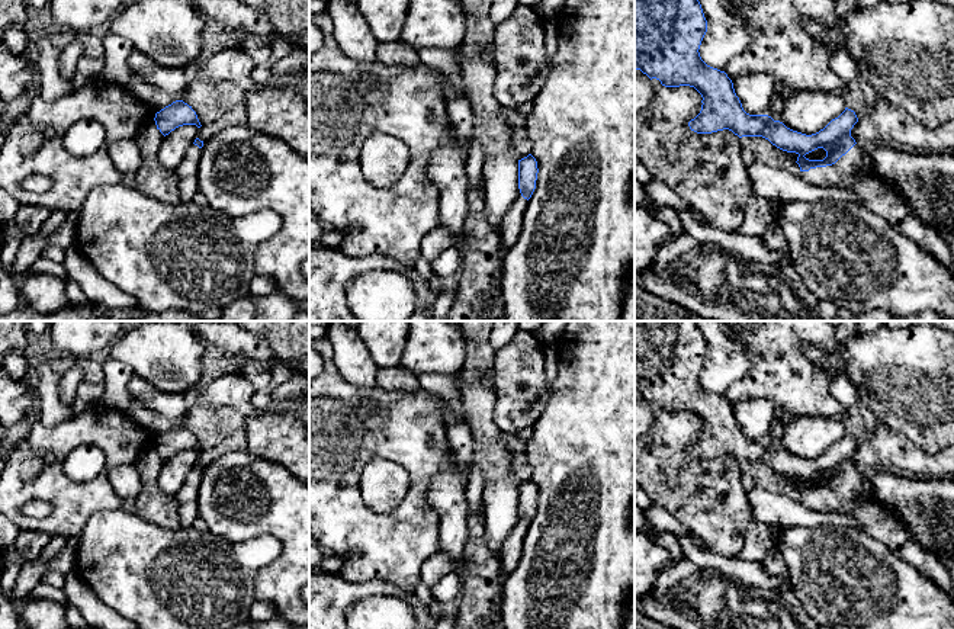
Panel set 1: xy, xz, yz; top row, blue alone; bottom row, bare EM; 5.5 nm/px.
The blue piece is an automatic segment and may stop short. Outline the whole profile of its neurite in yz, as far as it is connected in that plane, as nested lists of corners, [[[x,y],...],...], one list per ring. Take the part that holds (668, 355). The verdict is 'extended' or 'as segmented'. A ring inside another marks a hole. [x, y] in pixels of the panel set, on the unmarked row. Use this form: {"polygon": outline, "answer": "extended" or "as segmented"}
{"polygon": [[[635,321],[635,394],[651,405],[659,405],[665,413],[690,411],[701,420],[701,436],[688,447],[691,456],[712,459],[729,455],[739,463],[762,462],[783,476],[796,478],[802,506],[823,514],[845,511],[858,523],[863,532],[889,546],[899,558],[934,581],[954,601],[951,574],[938,555],[924,551],[884,504],[871,500],[871,488],[864,481],[861,471],[851,462],[851,455],[858,447],[854,436],[845,433],[838,443],[812,460],[793,456],[768,440],[746,439],[727,399],[701,385],[698,375],[706,357],[707,346],[696,321]],[[818,474],[826,476],[823,485],[804,482]]], "answer": "extended"}

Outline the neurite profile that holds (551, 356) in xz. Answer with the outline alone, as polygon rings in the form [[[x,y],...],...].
[[[545,344],[543,359],[545,359],[545,376],[546,376],[547,386],[550,389],[559,373],[559,354],[556,349],[553,349],[550,344]]]

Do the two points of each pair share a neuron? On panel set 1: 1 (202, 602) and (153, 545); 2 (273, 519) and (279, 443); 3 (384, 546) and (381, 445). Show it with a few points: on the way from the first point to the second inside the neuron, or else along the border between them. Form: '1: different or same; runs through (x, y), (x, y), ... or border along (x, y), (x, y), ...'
1: same; runs through (188, 587), (160, 559)
2: different; border along (247, 451), (280, 464), (294, 477)
3: same; runs through (357, 520), (350, 513), (350, 474), (356, 465)

